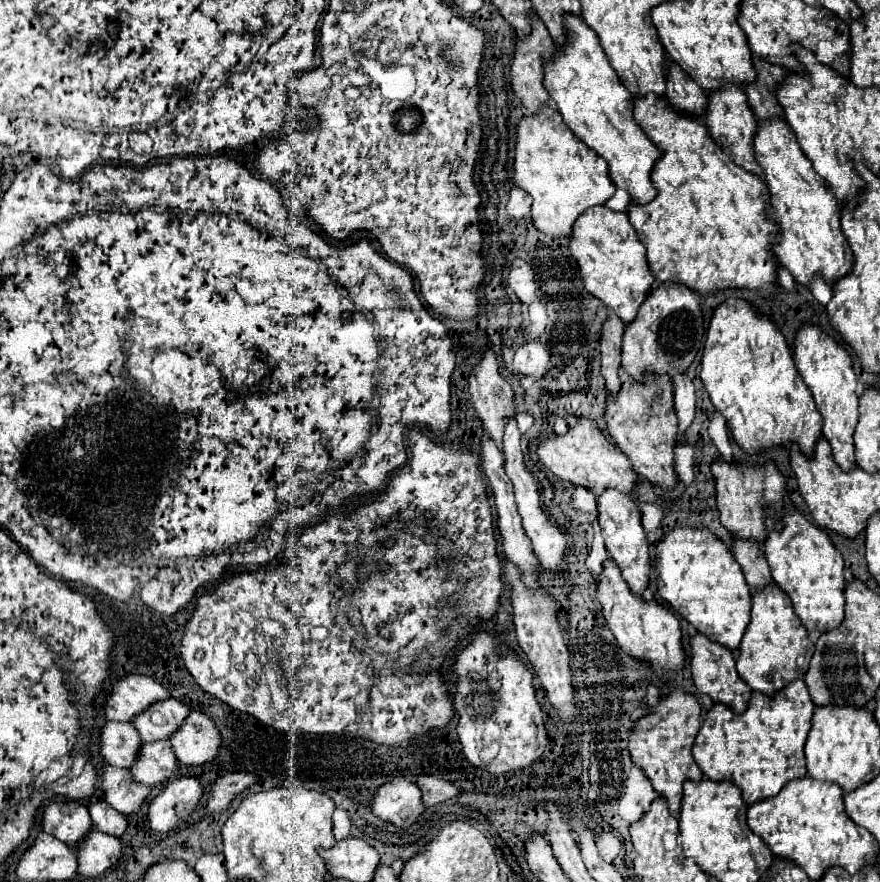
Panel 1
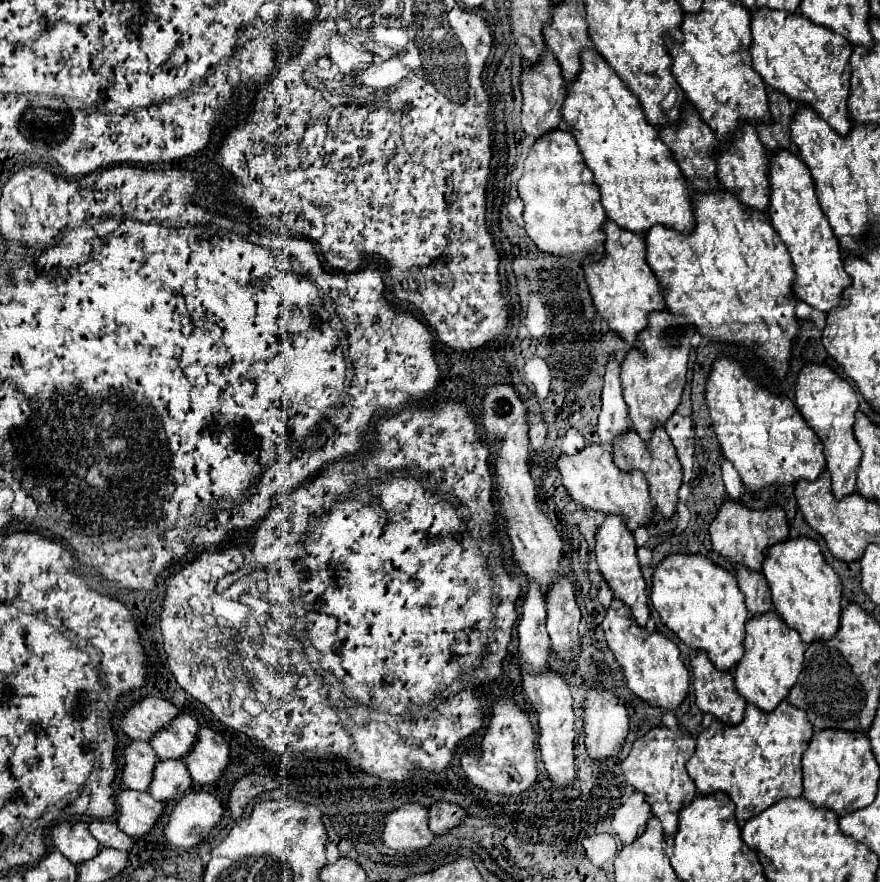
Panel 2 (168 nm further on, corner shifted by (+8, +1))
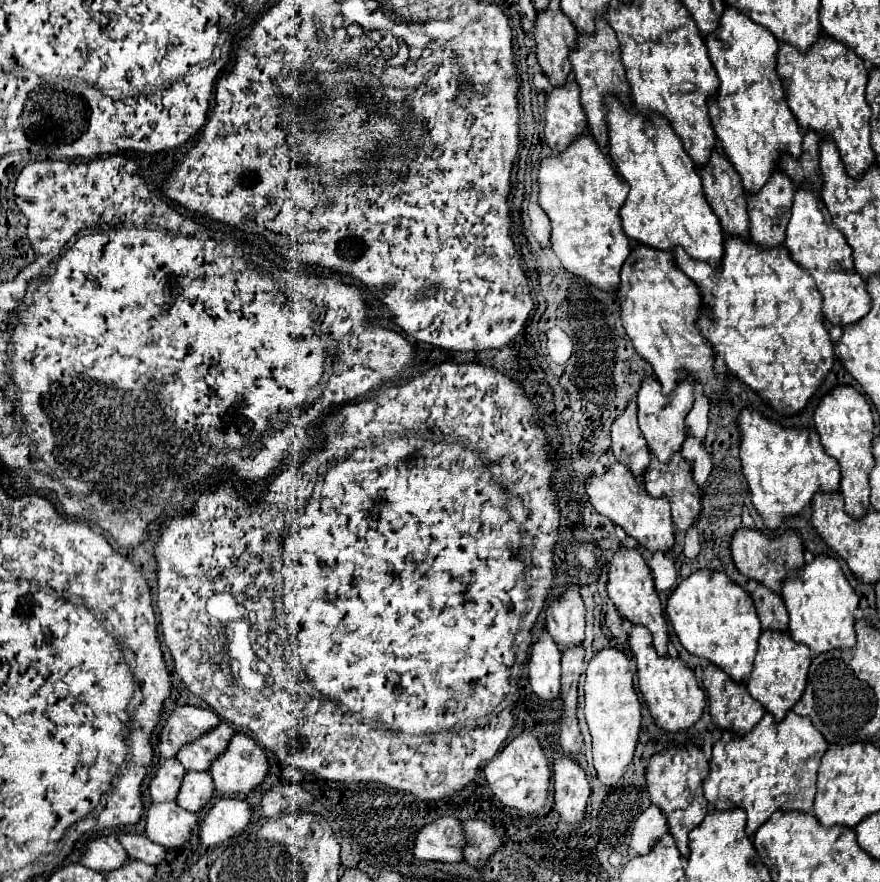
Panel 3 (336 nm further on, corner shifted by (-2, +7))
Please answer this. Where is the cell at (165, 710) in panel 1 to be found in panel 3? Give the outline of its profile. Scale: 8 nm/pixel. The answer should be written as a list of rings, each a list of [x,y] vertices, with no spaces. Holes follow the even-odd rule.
[[[220,722],[216,728],[208,730],[200,738],[184,744],[176,760],[186,768],[186,770],[208,770],[212,760],[220,756],[220,752],[228,746],[228,738],[232,738],[234,730],[226,724]]]

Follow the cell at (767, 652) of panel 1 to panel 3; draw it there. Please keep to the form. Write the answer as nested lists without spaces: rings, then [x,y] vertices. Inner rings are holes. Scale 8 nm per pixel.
[[[764,630],[758,640],[758,654],[754,660],[754,668],[750,678],[746,680],[746,688],[754,700],[758,700],[766,712],[770,712],[776,720],[784,718],[784,714],[800,700],[800,694],[806,688],[808,666],[812,660],[812,650],[806,644],[792,642],[792,636],[782,630]]]

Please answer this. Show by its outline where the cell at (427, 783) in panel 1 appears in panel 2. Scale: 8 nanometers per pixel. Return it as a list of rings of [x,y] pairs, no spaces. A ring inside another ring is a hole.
[[[440,802],[430,806],[430,830],[440,836],[440,834],[448,834],[452,828],[460,826],[460,822],[466,818],[466,810],[456,806],[456,804],[448,804],[448,802]]]

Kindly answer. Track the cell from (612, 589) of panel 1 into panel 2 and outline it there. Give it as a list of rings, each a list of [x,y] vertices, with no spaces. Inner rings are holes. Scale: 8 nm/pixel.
[[[612,600],[612,606],[606,612],[602,628],[606,634],[608,648],[614,652],[616,662],[624,670],[628,688],[650,706],[676,710],[688,696],[688,688],[690,688],[690,676],[684,662],[680,660],[678,646],[672,640],[668,640],[664,634],[650,632],[634,624],[630,610],[620,600]]]

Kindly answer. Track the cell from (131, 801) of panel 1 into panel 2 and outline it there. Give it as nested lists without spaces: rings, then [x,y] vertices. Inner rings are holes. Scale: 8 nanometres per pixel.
[[[122,790],[116,796],[116,804],[120,808],[118,826],[130,838],[144,838],[164,814],[162,802],[136,790]]]

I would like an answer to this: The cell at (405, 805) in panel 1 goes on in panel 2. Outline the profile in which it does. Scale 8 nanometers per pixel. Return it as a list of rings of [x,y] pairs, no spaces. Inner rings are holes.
[[[406,804],[386,816],[384,844],[398,852],[414,852],[428,848],[434,834],[428,826],[428,808],[420,804]]]

